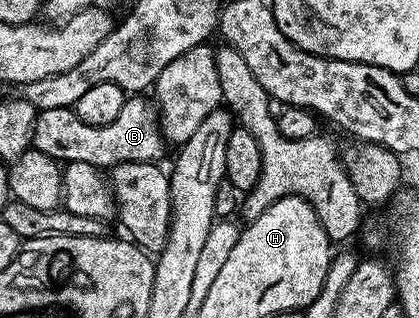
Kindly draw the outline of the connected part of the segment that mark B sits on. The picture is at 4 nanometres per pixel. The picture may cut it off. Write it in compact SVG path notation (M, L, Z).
M128 97L117 120L113 120L113 124L100 126L85 124L85 120L81 120L81 116L77 116L70 106L38 111L33 124L31 145L60 164L84 162L100 168L110 168L126 162L158 163L163 154L165 139L159 129L156 107L143 98L146 97Z

